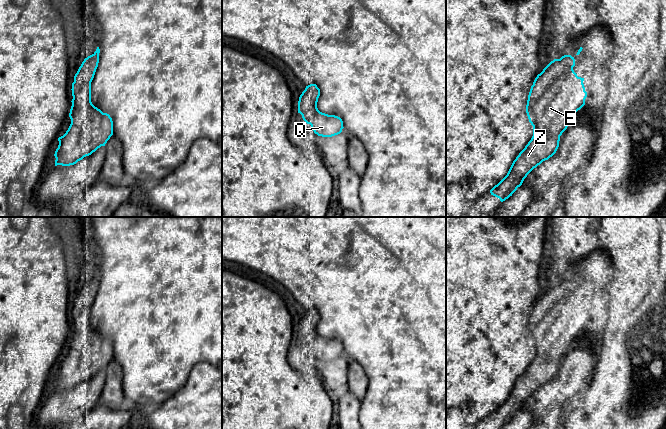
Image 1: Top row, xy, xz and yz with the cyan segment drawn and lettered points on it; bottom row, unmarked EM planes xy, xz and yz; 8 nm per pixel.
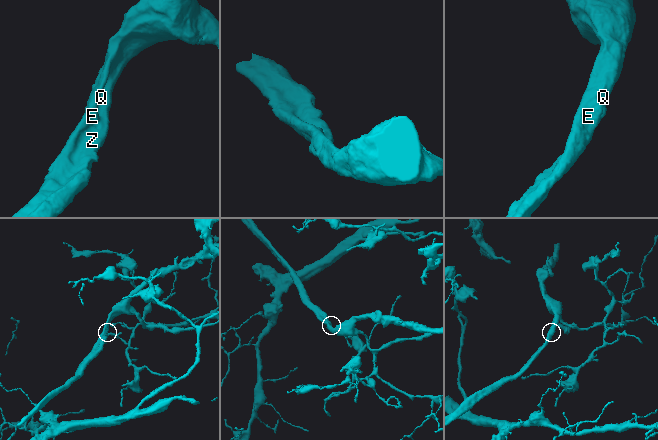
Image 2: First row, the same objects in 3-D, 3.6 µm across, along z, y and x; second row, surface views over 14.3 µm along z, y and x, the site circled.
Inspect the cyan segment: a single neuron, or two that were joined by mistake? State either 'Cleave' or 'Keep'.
Keep

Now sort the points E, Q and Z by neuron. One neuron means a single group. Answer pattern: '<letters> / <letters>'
E Q Z

